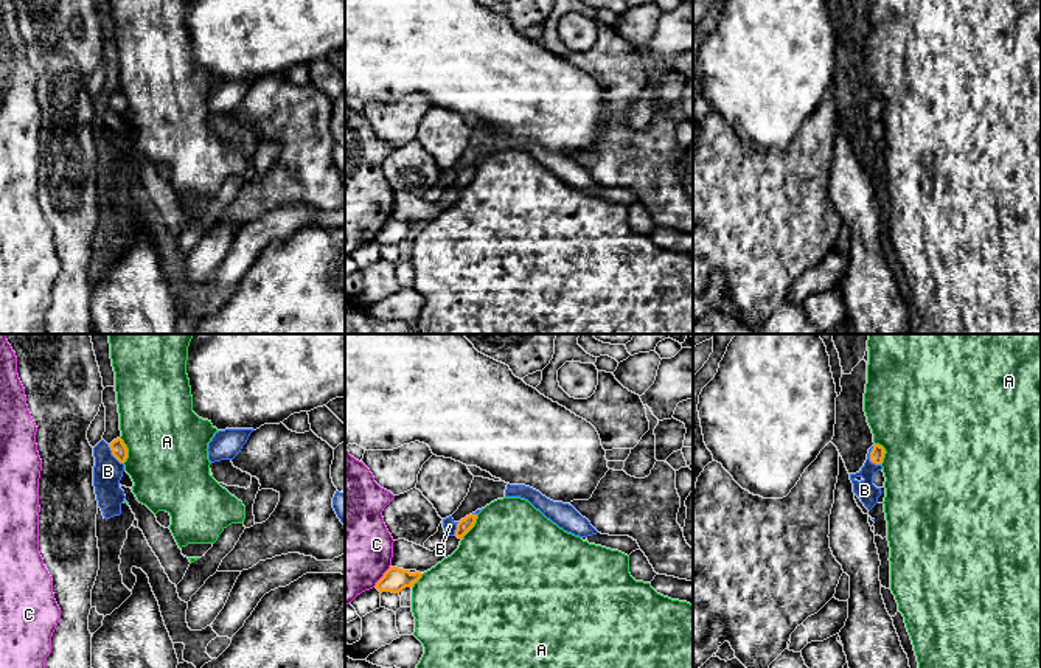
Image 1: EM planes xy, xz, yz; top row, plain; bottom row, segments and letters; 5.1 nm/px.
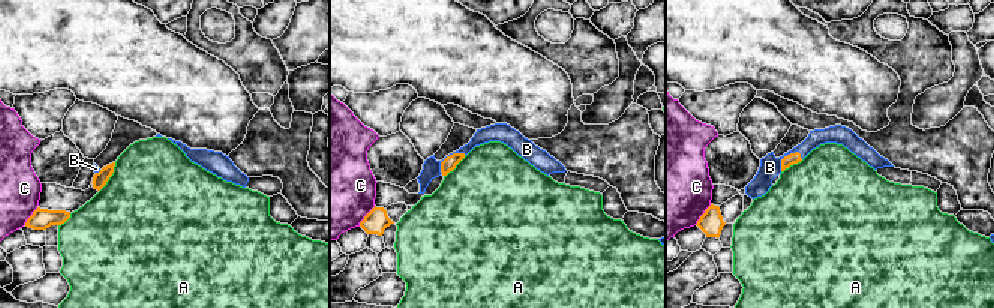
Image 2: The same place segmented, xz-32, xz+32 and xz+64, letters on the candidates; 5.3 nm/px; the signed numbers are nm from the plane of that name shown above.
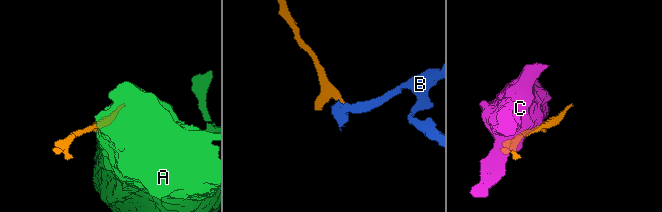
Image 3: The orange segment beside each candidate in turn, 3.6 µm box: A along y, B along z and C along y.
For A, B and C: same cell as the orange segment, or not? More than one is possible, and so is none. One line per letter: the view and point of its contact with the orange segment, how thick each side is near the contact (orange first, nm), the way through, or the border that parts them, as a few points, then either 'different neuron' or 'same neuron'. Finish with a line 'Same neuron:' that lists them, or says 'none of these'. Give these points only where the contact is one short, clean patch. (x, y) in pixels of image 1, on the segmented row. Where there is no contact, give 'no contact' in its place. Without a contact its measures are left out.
A: contact xy (126, 451); calibres 80 and 420 nm; different neuron
B: contact yz (870, 459); calibres 70 and 100 nm; way yz (877, 454), (870, 459), (864, 490); same neuron
C: contact xz (382, 577); calibres 120 and 480 nm; different neuron
Same neuron: B

